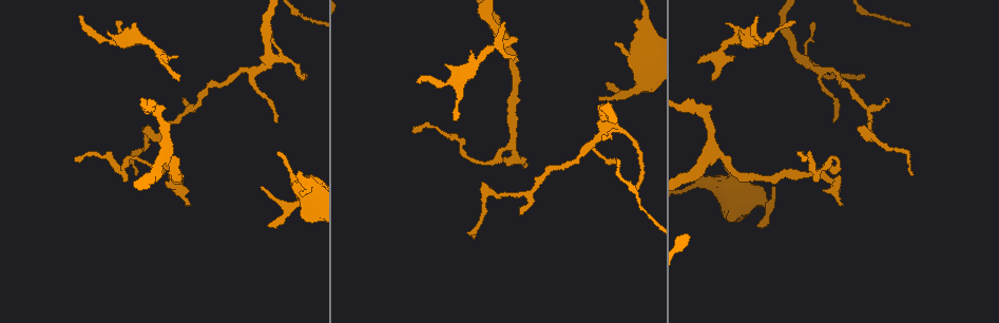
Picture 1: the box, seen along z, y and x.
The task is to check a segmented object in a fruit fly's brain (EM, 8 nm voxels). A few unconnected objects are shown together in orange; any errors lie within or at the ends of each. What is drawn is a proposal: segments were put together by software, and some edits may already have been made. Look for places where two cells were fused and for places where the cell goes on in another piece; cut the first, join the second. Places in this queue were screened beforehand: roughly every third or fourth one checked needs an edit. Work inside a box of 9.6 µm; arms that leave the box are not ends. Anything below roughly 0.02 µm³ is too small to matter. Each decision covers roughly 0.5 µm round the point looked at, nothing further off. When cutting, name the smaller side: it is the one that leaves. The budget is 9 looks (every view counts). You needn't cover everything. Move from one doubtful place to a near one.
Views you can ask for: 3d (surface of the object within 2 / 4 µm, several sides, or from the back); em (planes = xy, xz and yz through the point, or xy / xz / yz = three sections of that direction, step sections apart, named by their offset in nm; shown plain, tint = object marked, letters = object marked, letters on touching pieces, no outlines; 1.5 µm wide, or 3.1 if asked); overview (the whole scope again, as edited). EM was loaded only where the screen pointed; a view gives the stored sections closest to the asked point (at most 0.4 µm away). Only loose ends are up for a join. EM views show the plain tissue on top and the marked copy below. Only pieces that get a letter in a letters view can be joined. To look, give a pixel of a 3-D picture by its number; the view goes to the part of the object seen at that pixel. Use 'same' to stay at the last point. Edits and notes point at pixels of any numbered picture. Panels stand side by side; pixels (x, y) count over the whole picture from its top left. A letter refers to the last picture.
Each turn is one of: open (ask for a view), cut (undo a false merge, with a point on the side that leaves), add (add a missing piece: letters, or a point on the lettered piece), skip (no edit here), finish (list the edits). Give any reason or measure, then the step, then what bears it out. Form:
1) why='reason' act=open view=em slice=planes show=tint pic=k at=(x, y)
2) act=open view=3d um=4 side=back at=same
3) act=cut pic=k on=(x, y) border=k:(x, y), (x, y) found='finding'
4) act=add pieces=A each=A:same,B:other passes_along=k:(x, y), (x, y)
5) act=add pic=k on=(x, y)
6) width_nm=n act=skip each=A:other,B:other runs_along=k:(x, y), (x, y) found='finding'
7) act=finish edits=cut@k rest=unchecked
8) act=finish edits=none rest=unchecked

why='an open end' act=open view=em slice=planes show=letters pic=1 at=(272, 227)

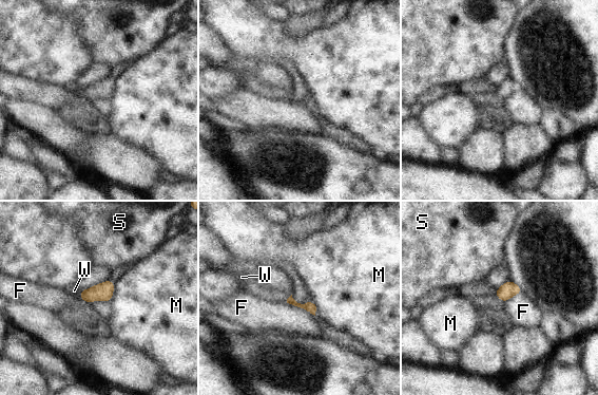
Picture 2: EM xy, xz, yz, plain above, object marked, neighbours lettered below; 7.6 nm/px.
longest_contact=F:240nm act=add pieces=W each=F:other,M:other,S:other,W:same found='the cell continues'

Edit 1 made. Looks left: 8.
why='end of a long branch' act=open view=3d um=2 side=back pic=1 at=(806, 160)

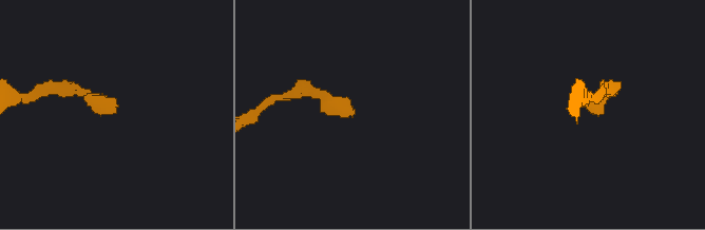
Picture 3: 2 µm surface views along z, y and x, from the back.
why='now the EM' act=open view=em slice=planes show=letters pic=3 at=(351, 110)

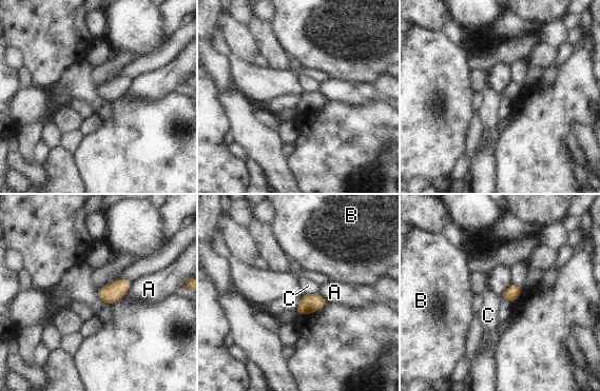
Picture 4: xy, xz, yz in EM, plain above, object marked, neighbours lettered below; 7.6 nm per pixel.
act=skip each=A:other,B:other,C:other found='none of them fits'

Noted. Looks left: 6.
why='branch stops here' act=open view=3d um=2 pic=1 at=(184, 100)

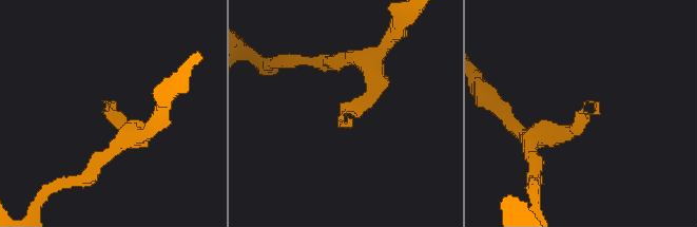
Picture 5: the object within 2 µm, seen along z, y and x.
why='now the EM' act=open view=em slice=planes show=letters pic=5 at=(598, 112)

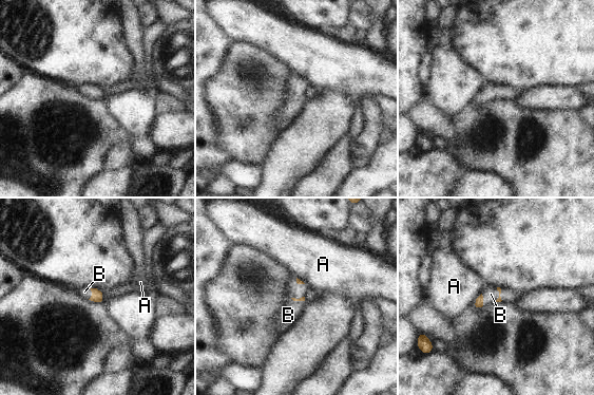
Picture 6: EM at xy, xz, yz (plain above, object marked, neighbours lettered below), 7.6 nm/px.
act=add pieces=B each=A:other,B:same passes_along=6:(98, 298), (92, 293), (84, 292) found='it goes on there'

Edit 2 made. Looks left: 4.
why='see it whole again' act=open view=overview

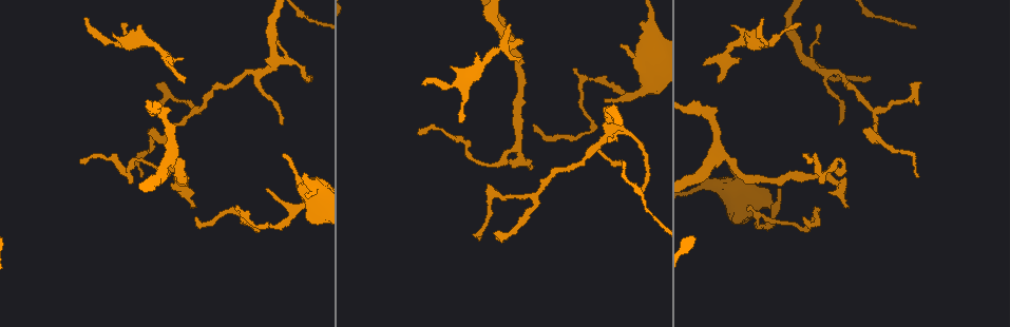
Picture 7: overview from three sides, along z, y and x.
why='thin end' act=open view=3d um=4 pic=7 at=(423, 84)

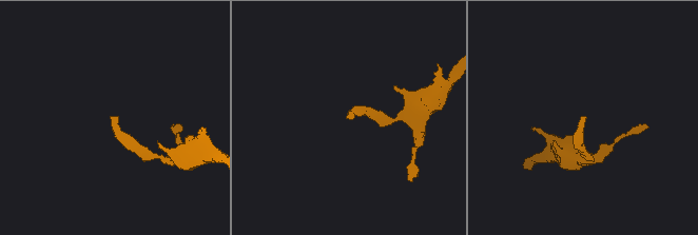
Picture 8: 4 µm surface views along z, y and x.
why='need the tissue' act=open view=em slice=planes show=tint pic=8 at=(113, 118)

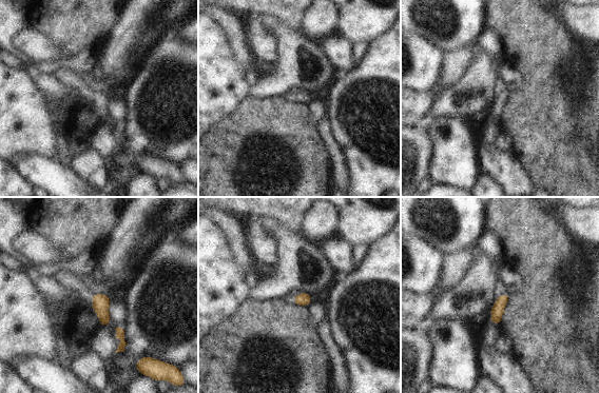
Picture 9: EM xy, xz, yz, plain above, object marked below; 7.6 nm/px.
why='see the neighbours' act=open view=em slice=planes show=letters at=same

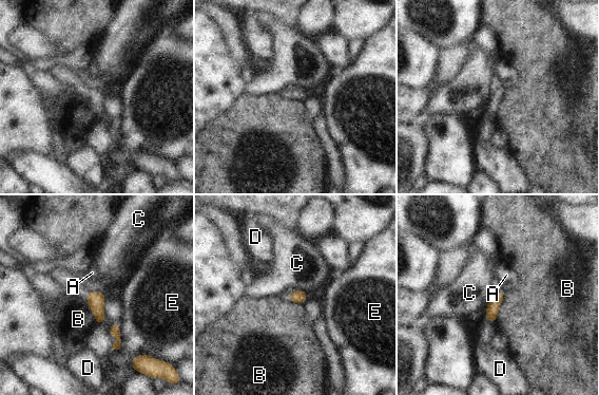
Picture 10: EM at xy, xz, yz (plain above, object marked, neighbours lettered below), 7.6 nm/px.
width_nm=100 act=skip each=A:other,B:other,C:other,D:other,E:other found='none of them fits'

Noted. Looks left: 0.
act=finish edits=add@2,add@6 rest=unchecked

